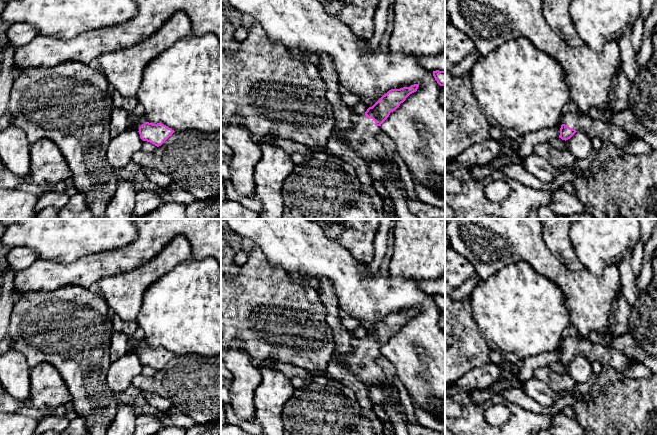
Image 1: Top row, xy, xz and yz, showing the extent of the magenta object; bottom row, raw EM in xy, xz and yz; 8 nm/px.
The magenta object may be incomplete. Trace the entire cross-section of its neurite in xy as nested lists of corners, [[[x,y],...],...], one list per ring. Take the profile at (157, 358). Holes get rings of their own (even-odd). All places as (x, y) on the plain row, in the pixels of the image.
[[[142,339],[136,347],[130,347],[129,351],[138,353],[140,362],[155,370],[161,370],[175,355],[162,347],[149,347]]]

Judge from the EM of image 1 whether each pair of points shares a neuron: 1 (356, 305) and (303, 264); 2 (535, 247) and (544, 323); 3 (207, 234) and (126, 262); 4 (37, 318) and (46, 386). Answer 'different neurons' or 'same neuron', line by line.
1: same neuron
2: different neurons
3: same neuron
4: different neurons

